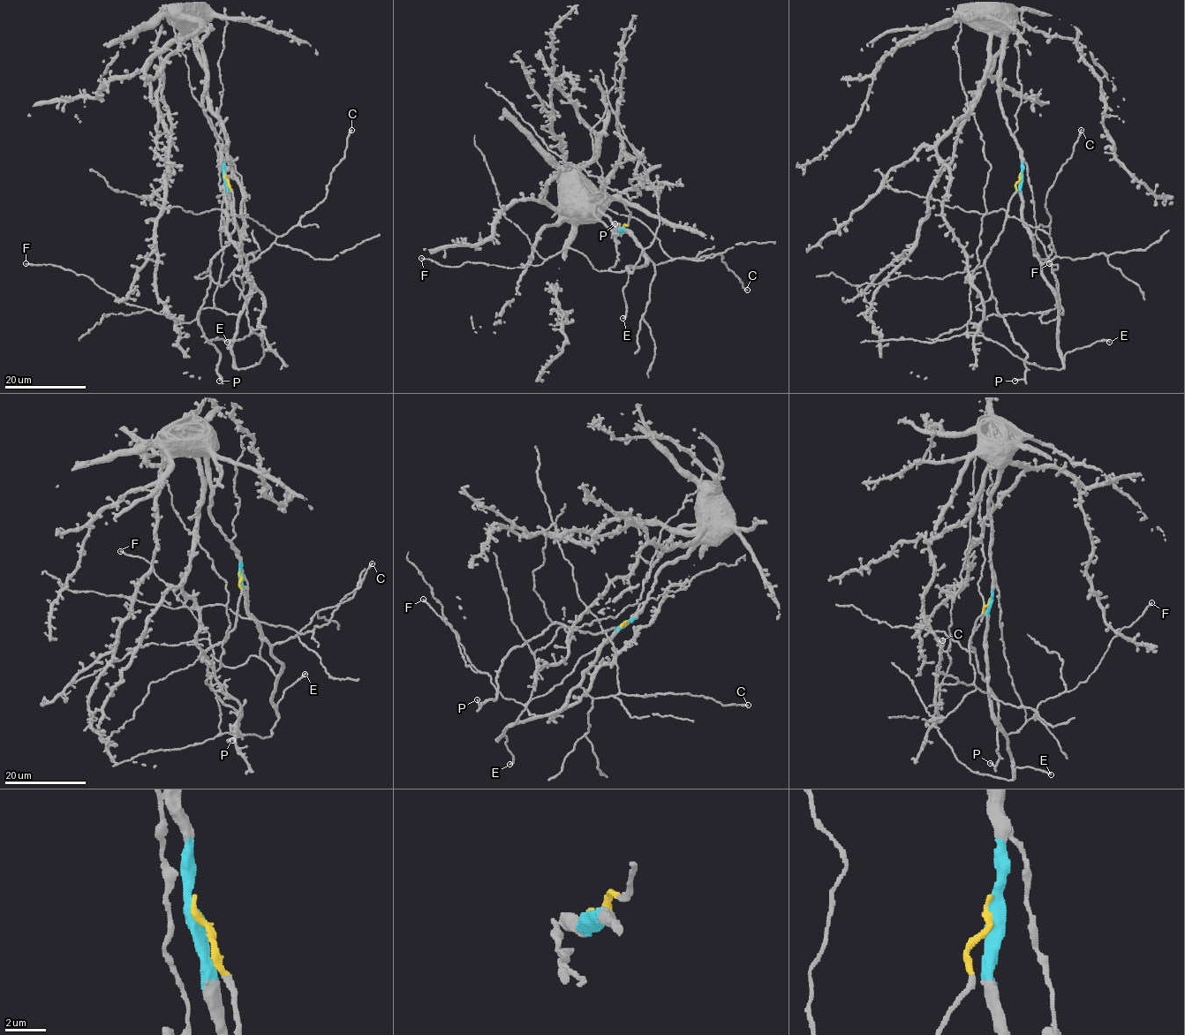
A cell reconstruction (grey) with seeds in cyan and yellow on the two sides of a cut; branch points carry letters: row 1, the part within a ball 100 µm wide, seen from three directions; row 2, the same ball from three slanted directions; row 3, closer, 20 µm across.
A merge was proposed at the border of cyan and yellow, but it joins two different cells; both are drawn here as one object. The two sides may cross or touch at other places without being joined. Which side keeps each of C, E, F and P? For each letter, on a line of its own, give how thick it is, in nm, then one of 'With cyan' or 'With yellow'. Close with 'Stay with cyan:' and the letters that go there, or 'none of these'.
C: Thickness 280 nm. With cyan
E: Thickness 240 nm. With cyan
F: Thickness 170 nm. With cyan
P: Thickness 130 nm. With yellow
Stay with cyan: C, E, F

